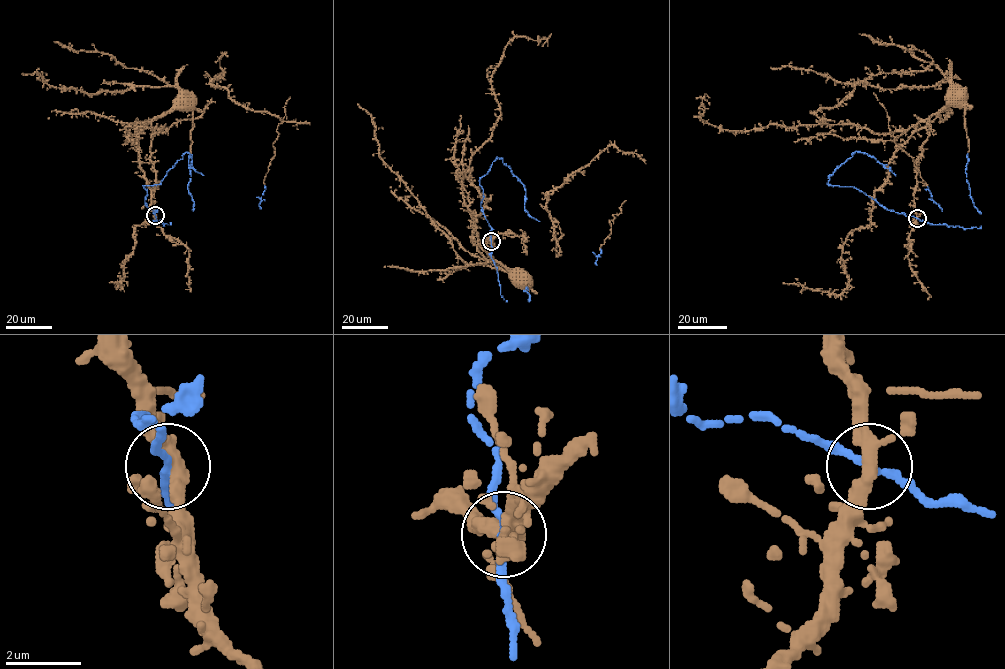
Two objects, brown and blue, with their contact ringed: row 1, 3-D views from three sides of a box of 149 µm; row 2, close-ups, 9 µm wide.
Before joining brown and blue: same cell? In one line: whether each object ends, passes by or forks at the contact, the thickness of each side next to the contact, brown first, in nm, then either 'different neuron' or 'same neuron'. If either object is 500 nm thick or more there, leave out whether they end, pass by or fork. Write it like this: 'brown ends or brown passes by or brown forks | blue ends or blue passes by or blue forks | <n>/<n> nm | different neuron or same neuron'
brown forks | blue passes by | 320/200 nm | same neuron

